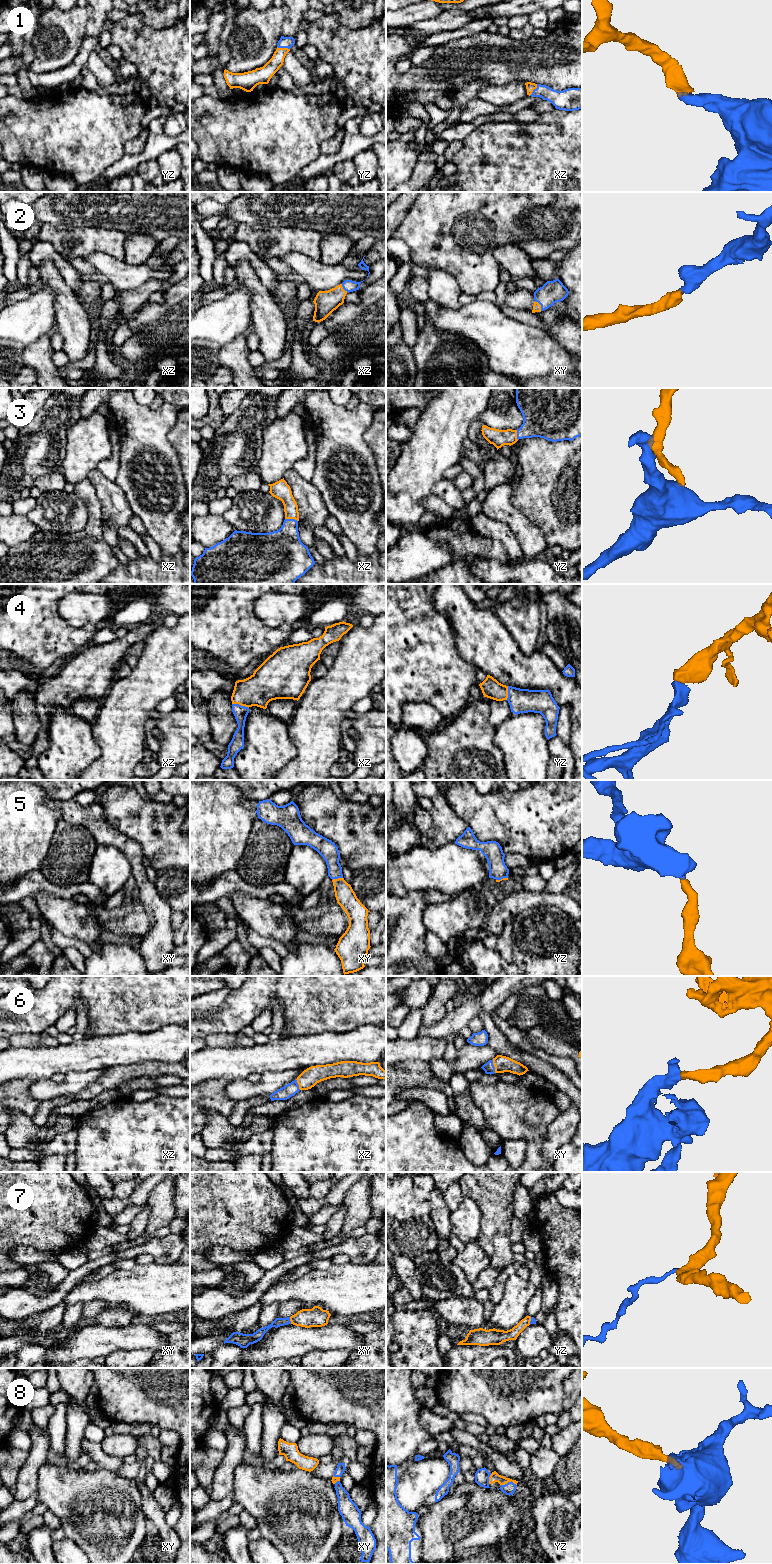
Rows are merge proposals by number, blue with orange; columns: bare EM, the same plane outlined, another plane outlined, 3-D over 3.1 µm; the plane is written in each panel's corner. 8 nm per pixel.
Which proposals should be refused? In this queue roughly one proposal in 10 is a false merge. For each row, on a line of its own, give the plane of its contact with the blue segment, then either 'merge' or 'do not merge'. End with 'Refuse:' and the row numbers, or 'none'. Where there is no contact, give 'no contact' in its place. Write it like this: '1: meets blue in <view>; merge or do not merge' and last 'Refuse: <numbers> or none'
1: meets blue in yz; merge
2: meets blue in xy; merge
3: meets blue in xz; merge
4: meets blue in xz; merge
5: meets blue in xy; merge
6: meets blue in xy; merge
7: meets blue in xy; do not merge
8: meets blue in yz; merge
Refuse: 7

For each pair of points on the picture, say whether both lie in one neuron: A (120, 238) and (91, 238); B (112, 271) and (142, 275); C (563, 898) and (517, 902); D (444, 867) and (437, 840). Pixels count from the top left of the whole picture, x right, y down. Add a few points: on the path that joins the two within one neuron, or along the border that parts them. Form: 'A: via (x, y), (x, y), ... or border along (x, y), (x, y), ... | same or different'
A: via (113, 238), (98, 238) | same
B: via (119, 273), (121, 275), (135, 275) | same
C: via (552, 899), (528, 899) | same
D: border along (454, 841), (448, 841), (433, 849), (421, 845) | different

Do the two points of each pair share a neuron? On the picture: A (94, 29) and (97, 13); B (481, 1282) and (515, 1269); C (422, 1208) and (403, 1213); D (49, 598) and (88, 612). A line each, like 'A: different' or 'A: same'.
A: same
B: different
C: same
D: different

